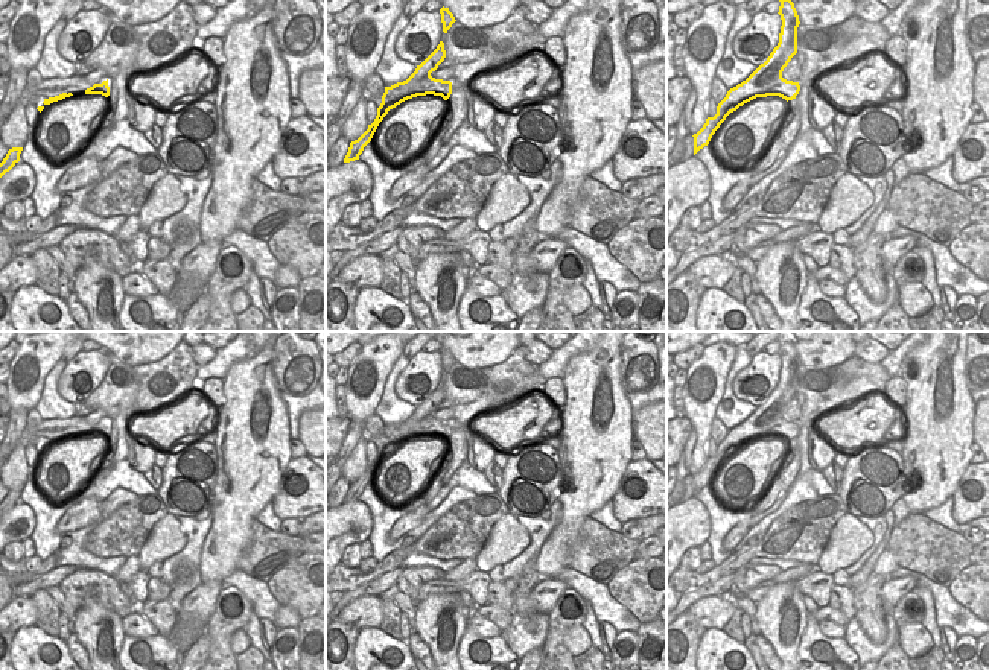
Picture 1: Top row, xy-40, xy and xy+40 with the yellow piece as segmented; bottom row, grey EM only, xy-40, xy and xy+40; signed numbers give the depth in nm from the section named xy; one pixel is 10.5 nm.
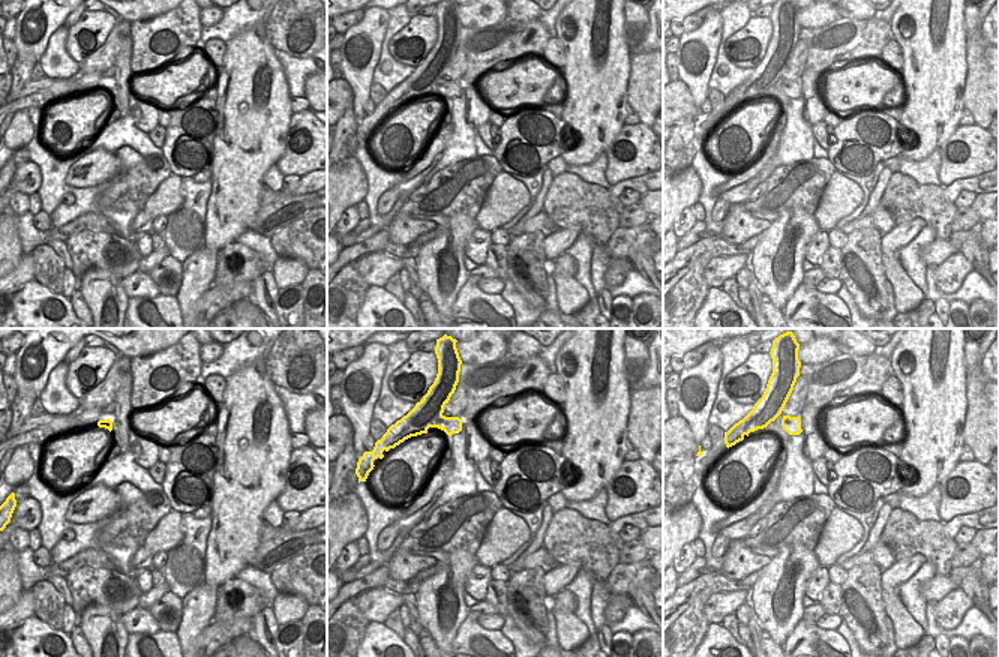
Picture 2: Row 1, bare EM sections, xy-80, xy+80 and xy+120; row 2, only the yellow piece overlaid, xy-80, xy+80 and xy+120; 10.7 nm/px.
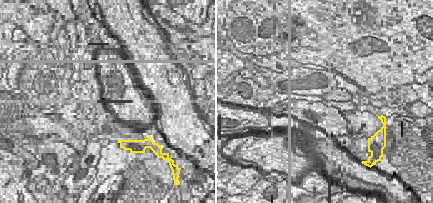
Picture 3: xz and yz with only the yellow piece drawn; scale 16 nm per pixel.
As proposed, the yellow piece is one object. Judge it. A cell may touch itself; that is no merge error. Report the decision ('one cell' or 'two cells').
two cells

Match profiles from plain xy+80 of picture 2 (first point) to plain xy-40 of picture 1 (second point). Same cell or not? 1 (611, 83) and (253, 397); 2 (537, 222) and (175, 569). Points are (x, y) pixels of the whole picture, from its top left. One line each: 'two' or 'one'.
1: one
2: two

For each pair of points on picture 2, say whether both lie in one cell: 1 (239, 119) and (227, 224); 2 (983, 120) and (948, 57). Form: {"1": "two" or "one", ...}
{"1": "one", "2": "two"}

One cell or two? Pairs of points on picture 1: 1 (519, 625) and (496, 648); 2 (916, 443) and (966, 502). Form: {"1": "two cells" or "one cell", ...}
{"1": "two cells", "2": "two cells"}

